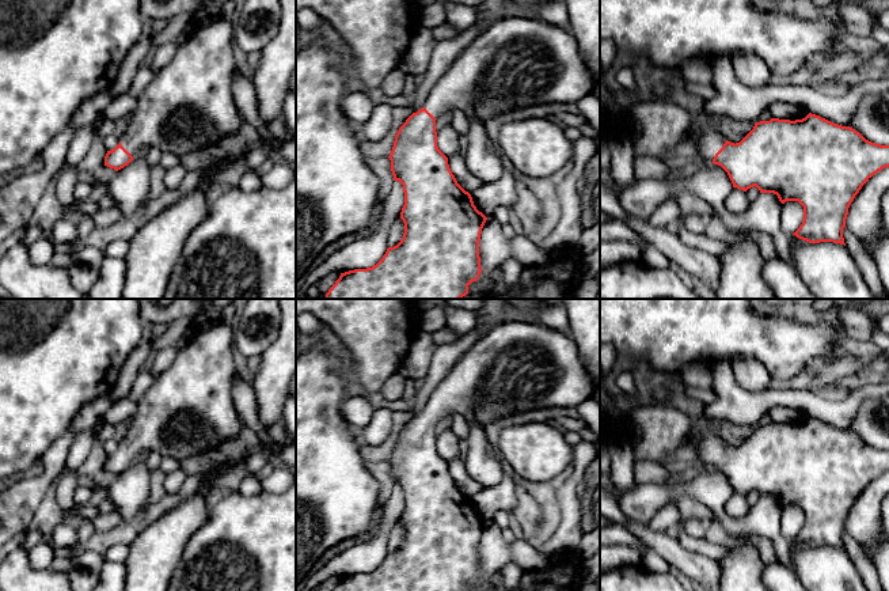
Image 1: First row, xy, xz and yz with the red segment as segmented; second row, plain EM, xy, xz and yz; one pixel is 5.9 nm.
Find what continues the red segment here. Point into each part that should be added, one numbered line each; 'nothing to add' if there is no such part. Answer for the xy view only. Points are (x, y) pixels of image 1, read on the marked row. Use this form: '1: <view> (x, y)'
1: xy (189, 105)

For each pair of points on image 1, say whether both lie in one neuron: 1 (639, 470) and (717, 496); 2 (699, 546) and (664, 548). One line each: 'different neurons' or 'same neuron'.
1: different neurons
2: different neurons

